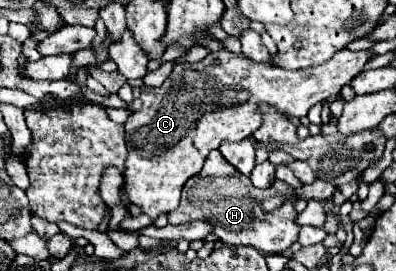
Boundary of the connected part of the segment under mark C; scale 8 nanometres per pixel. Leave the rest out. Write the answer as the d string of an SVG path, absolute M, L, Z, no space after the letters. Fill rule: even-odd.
M222 48L210 52L200 62L176 64L160 88L144 86L140 90L142 108L130 114L124 124L128 160L122 192L150 220L176 210L182 186L202 170L210 150L220 148L224 140L238 142L248 138L260 126L262 116L258 106L262 102L274 106L284 116L304 118L314 104L336 98L340 88L350 84L372 58L370 50L340 50L320 66L284 70L252 62L242 54Z

